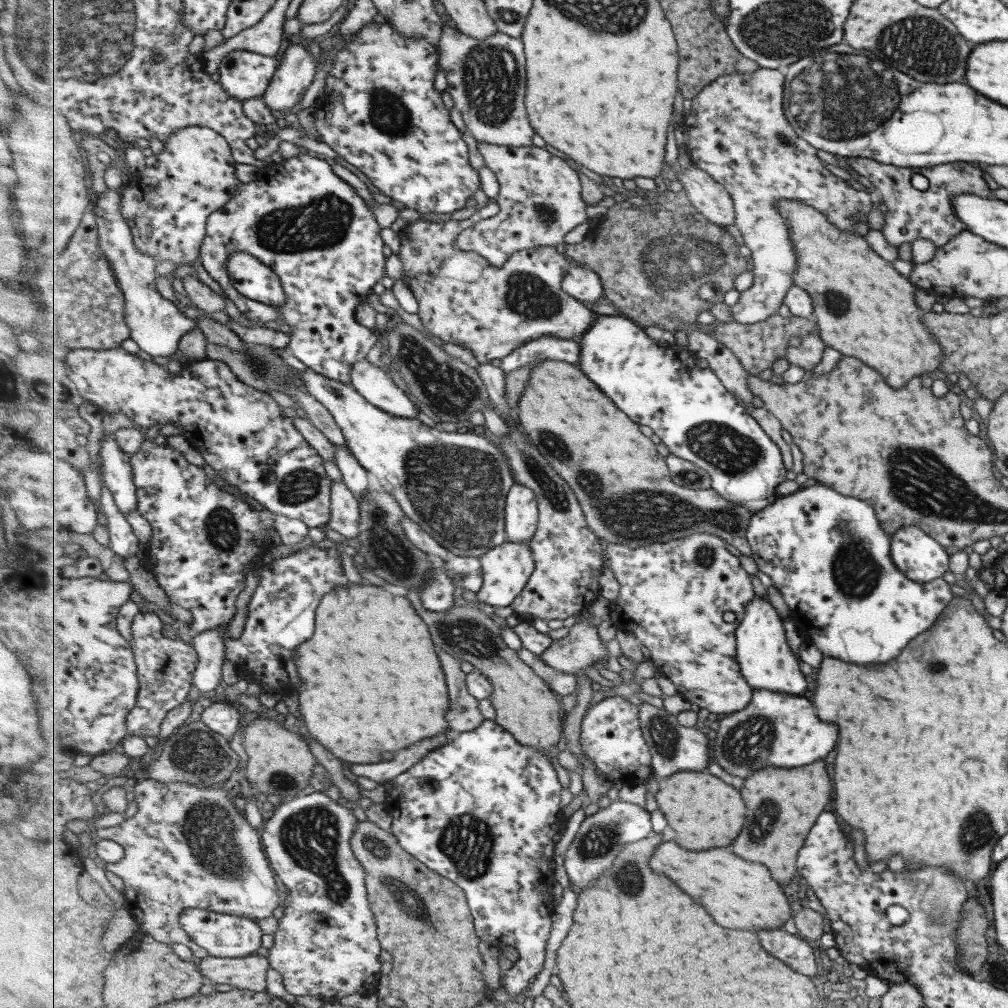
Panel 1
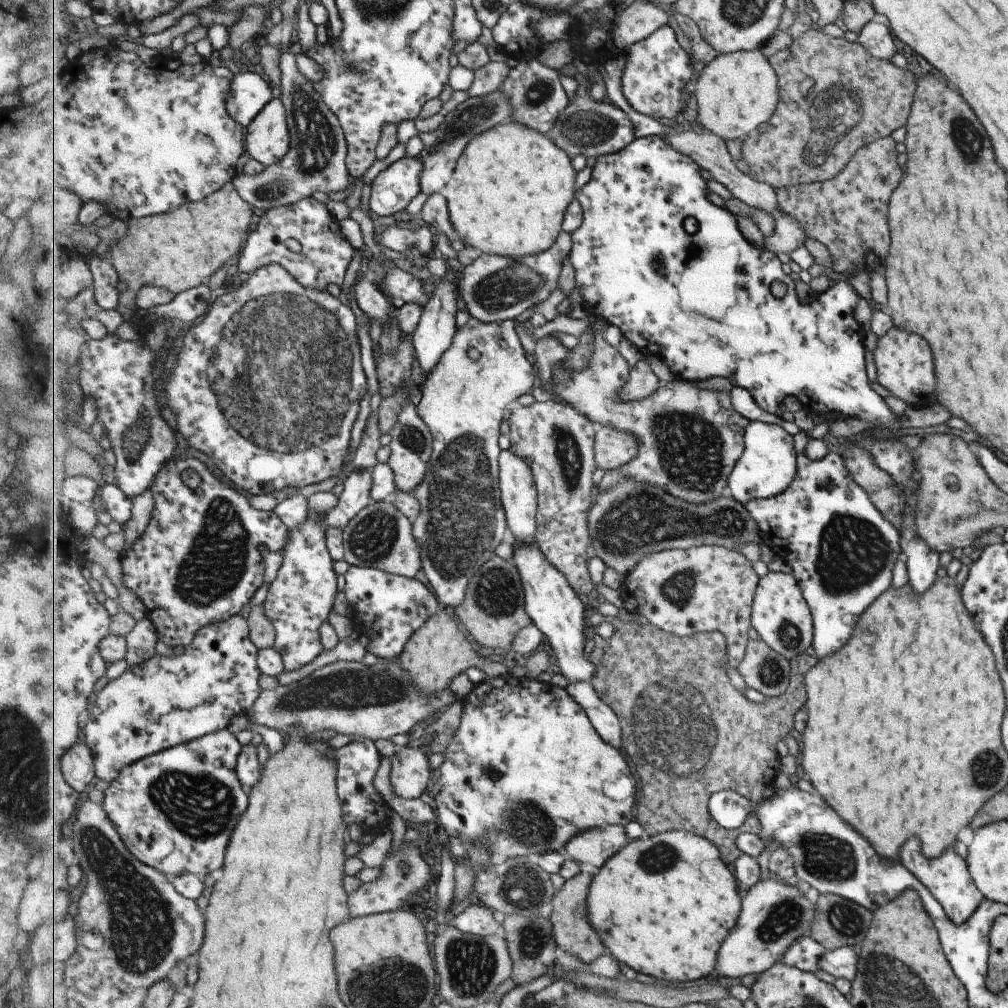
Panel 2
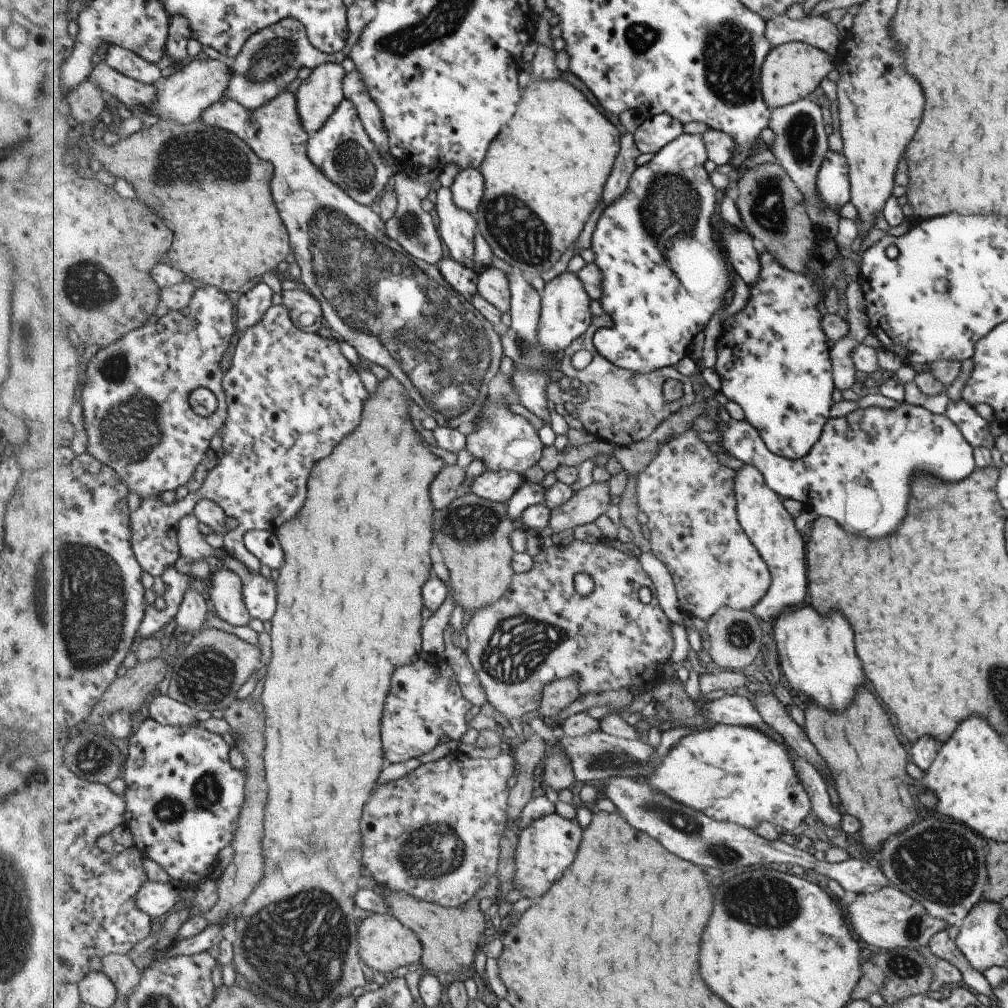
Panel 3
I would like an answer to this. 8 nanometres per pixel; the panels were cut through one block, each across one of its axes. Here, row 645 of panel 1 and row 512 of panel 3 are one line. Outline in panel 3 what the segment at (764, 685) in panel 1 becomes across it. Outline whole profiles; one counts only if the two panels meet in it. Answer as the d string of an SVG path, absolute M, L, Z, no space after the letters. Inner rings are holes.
M743 464L743 468L737 470L734 489L737 495L739 522L742 523L743 530L746 530L751 542L754 542L759 554L763 556L763 560L767 562L767 566L770 566L773 576L773 584L767 590L765 598L750 611L764 621L777 619L785 608L801 606L807 600L809 580L805 540L795 526L795 518L783 506L784 498L775 490L771 490L763 472L757 466Z

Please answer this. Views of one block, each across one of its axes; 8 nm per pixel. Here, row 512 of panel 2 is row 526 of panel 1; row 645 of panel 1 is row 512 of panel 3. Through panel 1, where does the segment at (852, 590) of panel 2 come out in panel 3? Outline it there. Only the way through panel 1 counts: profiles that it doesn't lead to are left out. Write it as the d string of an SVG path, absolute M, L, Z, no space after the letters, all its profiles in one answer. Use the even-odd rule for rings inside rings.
M902 401L893 409L866 407L846 416L829 417L811 452L801 460L775 454L751 422L715 422L719 445L748 464L757 466L771 490L785 499L794 499L841 526L847 534L867 540L883 538L897 530L905 518L909 484L915 474L933 476L953 484L974 468L972 446L944 414Z

